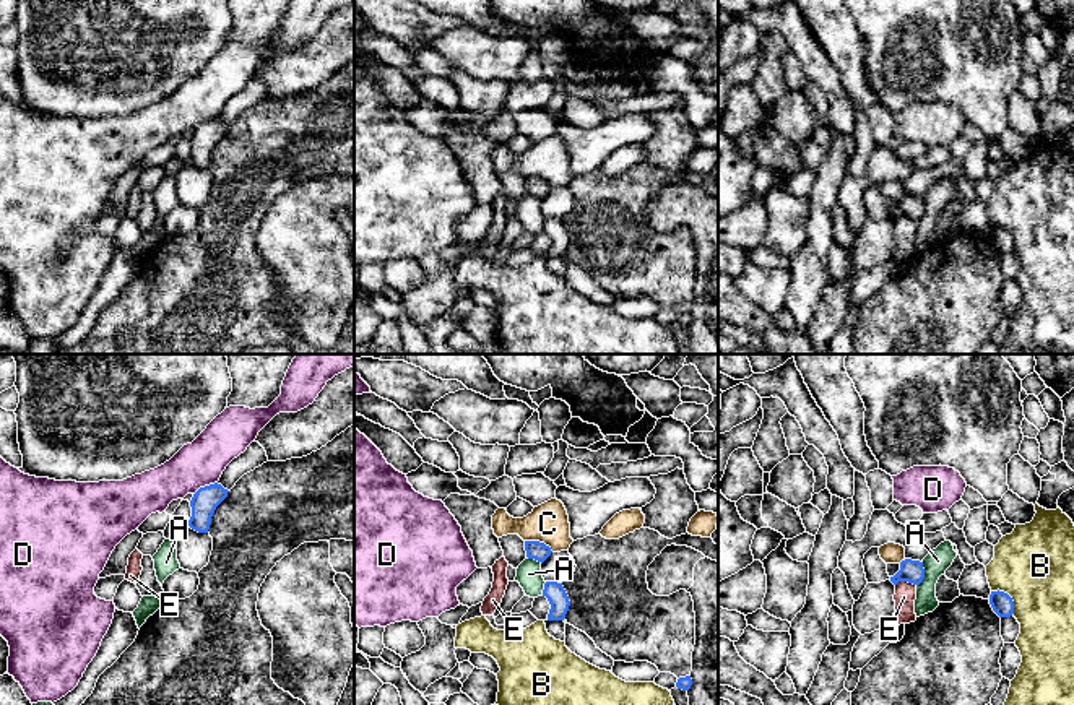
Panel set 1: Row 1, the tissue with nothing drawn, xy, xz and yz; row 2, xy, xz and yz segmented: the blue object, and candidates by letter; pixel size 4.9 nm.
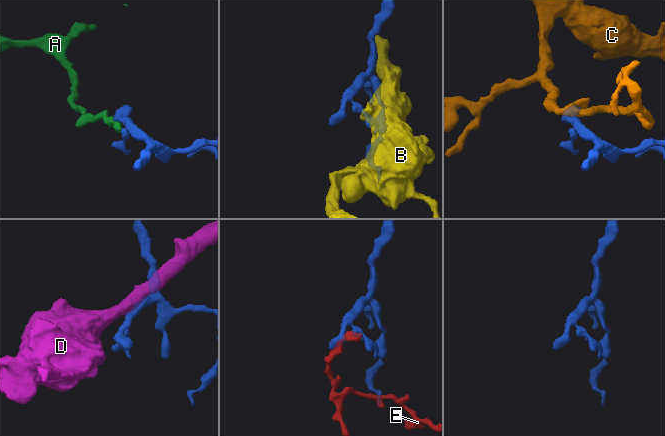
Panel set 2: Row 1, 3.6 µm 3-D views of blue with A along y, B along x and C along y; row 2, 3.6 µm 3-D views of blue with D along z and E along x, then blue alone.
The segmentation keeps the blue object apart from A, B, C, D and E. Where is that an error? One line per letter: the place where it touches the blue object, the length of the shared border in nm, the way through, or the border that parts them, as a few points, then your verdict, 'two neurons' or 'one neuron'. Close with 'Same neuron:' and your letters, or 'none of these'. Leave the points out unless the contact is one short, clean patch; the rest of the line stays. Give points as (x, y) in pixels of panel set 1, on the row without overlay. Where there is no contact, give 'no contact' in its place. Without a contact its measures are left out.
A: yz (923, 210) | 120 nm | along yz (923, 198), (923, 215), (917, 221) | two neurons
B: yz (1009, 233) | 170 nm | two neurons
C: xz (538, 177) | 160 nm | along xz (525, 176), (543, 177), (553, 187) | two neurons
D: xy (205, 122) | 140 nm | along xy (216, 117), (202, 122), (194, 130) | two neurons
E: yz (905, 216) | 100 nm | along yz (915, 220), (899, 218), (896, 221) | two neurons
Same neuron: none of these

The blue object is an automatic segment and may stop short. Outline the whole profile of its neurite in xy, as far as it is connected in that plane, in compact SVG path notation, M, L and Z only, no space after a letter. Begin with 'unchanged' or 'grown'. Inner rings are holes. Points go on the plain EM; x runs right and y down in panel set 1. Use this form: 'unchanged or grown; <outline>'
unchanged; M218 119L200 123L190 136L192 153L187 156L187 161L198 169L208 169L211 153L216 143L227 133L227 128Z

